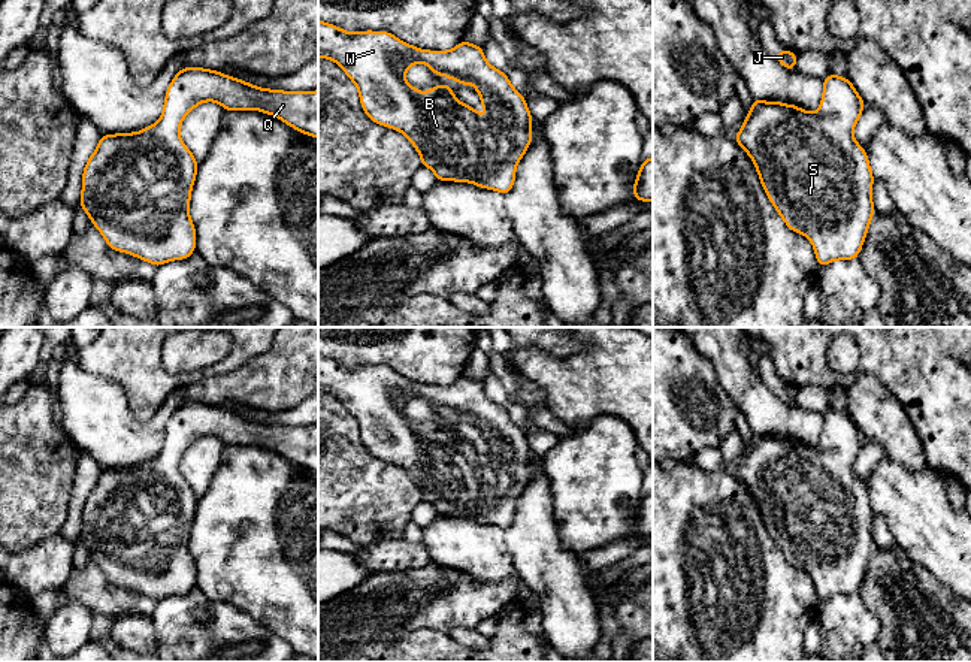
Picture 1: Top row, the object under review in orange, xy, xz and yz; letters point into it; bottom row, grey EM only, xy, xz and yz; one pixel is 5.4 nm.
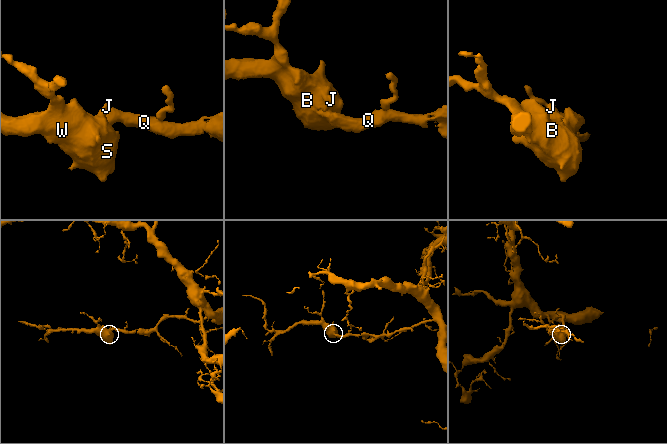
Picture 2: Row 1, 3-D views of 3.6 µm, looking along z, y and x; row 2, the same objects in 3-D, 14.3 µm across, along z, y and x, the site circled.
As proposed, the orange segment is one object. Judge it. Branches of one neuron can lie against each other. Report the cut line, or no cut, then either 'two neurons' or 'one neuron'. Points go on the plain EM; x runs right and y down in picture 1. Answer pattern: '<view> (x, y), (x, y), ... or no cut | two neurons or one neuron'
no cut | one neuron

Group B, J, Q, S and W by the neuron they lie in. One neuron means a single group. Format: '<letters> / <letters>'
B J Q S W

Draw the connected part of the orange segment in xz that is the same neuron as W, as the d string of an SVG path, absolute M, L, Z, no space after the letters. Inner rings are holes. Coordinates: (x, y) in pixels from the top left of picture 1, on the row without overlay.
M318 354L318 392L342 402L359 423L364 448L379 460L402 466L420 489L421 501L435 507L436 516L472 517L505 530L511 526L515 501L533 474L533 453L508 411L487 397L483 383L463 375L451 386L426 386L388 366L348 368ZM415 397L424 397L435 409L451 411L463 421L472 417L481 430L481 441L496 450L478 450L459 436L448 420L438 418L427 427L415 424L403 412Z

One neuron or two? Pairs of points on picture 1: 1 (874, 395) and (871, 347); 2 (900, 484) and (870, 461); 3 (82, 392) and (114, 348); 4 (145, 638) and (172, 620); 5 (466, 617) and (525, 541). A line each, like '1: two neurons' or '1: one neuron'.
1: two neurons
2: two neurons
3: two neurons
4: two neurons
5: two neurons

